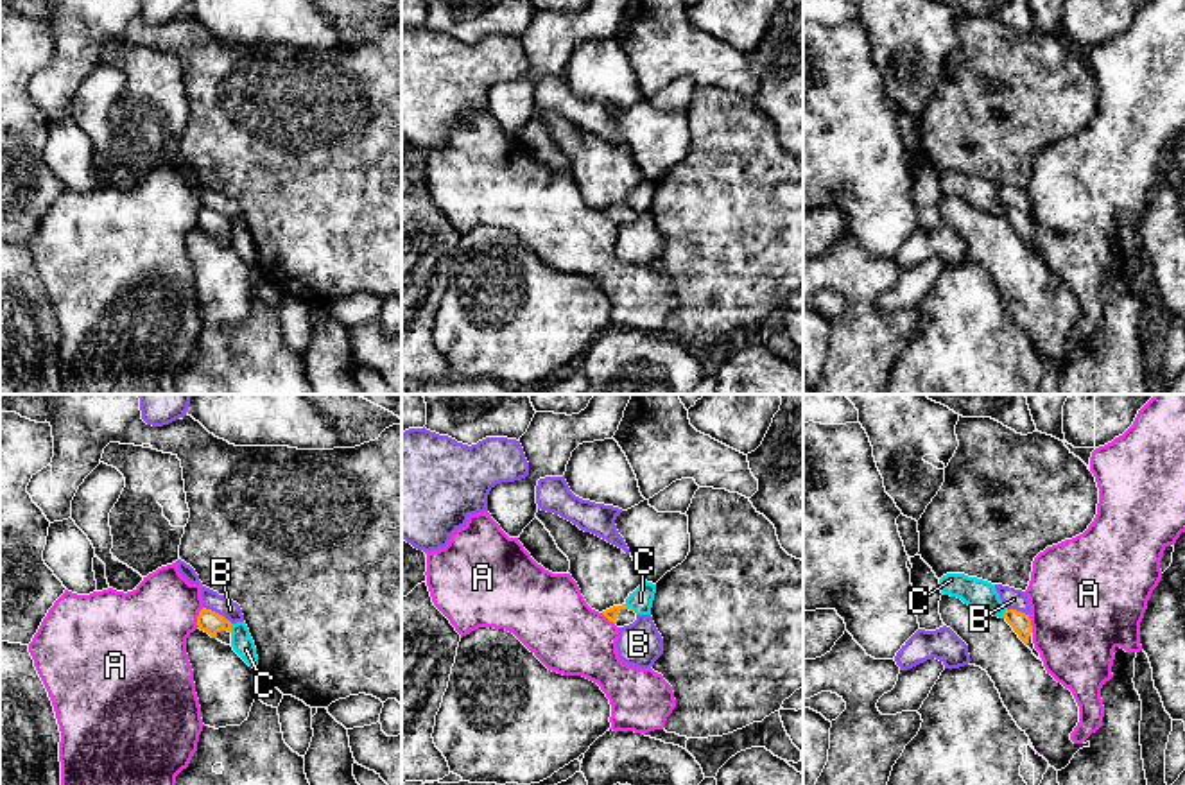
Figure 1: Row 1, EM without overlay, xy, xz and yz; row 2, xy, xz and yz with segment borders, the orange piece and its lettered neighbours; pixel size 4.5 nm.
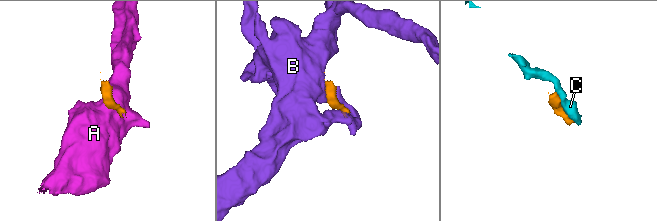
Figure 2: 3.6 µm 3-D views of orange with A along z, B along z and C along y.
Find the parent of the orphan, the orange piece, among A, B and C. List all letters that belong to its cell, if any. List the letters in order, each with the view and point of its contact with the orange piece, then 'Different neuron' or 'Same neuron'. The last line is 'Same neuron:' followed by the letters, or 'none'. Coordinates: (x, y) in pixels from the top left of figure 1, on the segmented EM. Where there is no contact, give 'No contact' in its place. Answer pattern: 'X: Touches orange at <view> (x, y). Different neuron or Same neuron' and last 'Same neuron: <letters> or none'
A: Touches orange at xy (198, 617). Different neuron
B: Touches orange at xy (217, 613). Different neuron
C: Touches orange at yz (1004, 613). Different neuron
Same neuron: none

